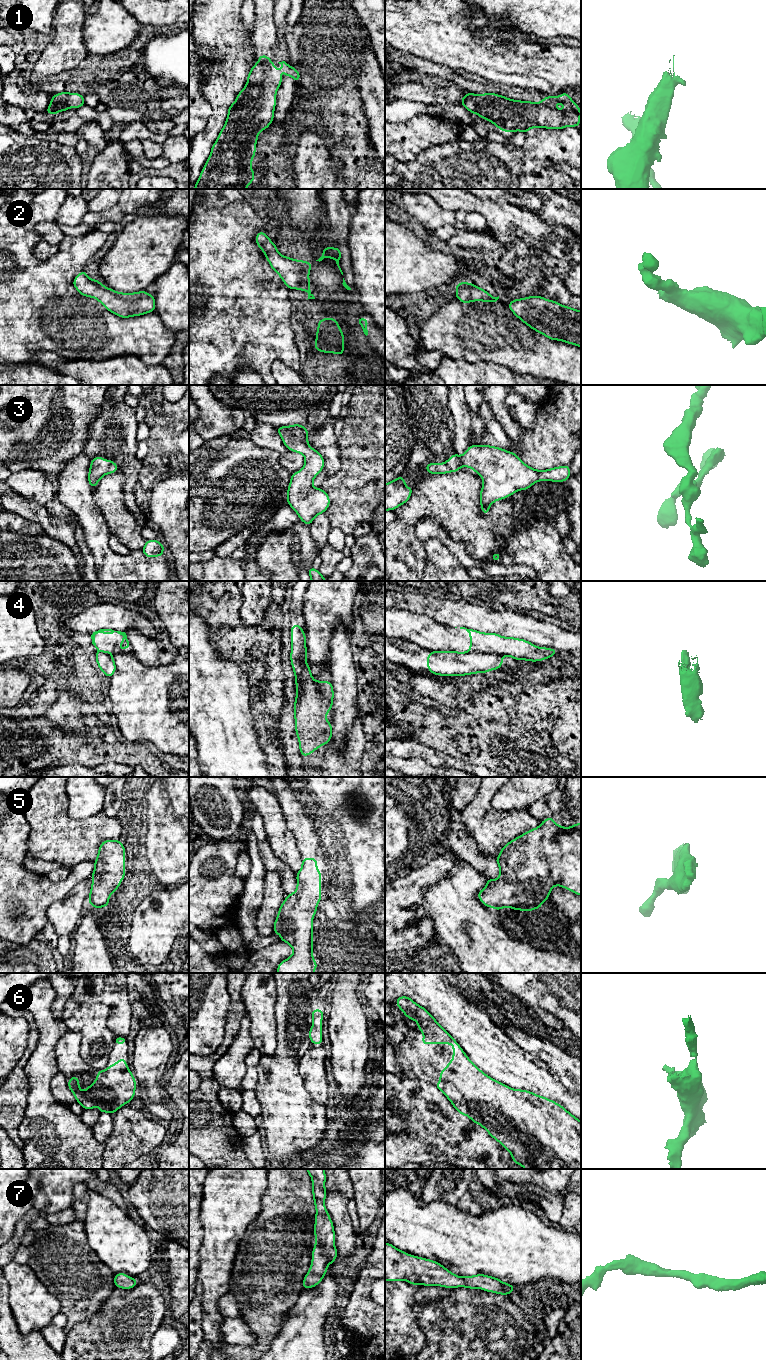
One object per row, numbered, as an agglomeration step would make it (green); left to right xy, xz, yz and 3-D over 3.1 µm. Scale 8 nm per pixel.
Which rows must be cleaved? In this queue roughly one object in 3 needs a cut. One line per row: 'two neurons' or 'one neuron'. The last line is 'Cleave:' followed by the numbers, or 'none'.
1: one neuron
2: one neuron
3: one neuron
4: two neurons
5: one neuron
6: one neuron
7: one neuron
Cleave: 4

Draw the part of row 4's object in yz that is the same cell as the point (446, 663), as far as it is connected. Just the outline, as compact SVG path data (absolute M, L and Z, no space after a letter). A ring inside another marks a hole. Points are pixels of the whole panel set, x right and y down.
M432 651L427 656L427 668L435 675L464 676L499 669L503 659L485 653L461 653L456 651Z

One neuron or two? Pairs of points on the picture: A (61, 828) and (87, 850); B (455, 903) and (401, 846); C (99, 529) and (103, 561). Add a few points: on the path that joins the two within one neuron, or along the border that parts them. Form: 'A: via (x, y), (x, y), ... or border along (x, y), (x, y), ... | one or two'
A: via (67, 834), (81, 844) | one
B: border along (451, 868), (442, 879), (428, 887) | two
C: via (99, 537), (101, 553) | one

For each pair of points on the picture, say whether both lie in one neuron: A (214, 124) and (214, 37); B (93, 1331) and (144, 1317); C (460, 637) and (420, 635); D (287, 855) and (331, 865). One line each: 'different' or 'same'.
A: same
B: same
C: same
D: different

